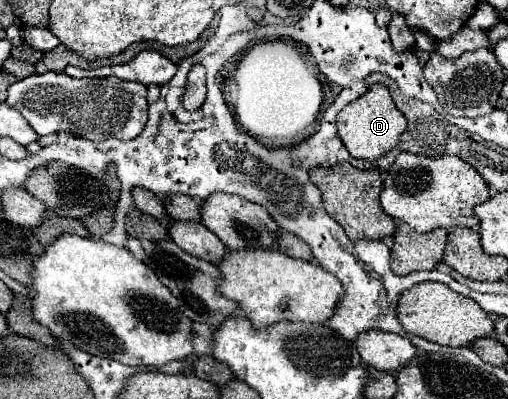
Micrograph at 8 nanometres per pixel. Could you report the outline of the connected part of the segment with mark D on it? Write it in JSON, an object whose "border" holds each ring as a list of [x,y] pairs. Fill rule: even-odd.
{"border":[[[374,84],[364,96],[360,96],[356,102],[348,104],[338,114],[338,136],[340,136],[340,140],[348,148],[350,156],[362,158],[362,160],[382,158],[392,148],[396,148],[404,128],[406,128],[406,118],[396,110],[388,88],[384,88],[382,84]]]}

